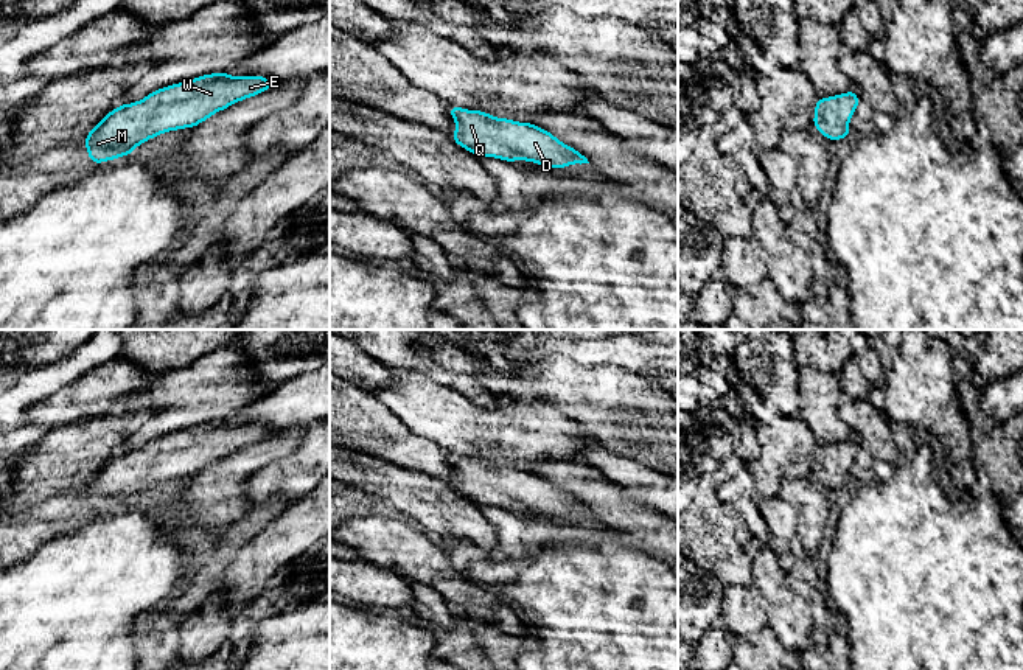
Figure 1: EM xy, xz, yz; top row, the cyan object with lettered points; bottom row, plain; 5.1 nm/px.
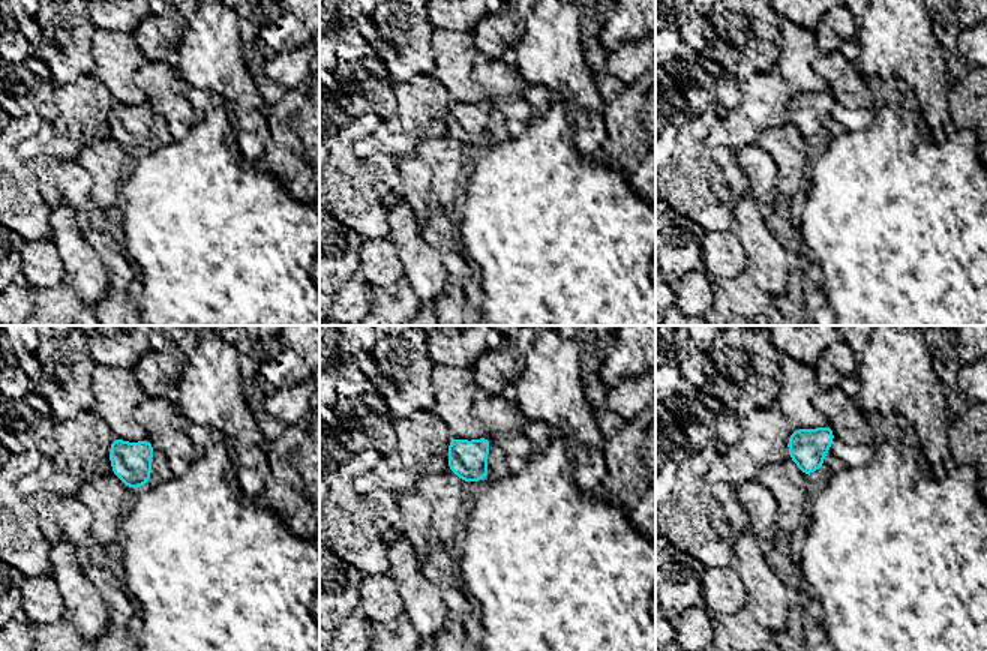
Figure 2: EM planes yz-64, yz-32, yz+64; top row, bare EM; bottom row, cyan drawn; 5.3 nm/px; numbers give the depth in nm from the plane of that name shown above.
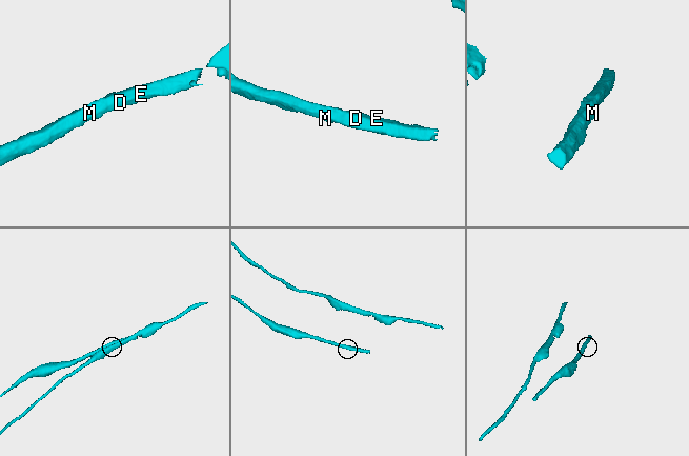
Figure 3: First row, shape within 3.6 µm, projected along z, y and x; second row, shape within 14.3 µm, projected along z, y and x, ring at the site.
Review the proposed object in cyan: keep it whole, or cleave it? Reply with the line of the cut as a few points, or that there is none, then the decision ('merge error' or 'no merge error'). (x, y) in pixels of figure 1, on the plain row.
no cut; no merge error

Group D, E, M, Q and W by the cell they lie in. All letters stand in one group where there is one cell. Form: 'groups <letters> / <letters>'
groups D E M Q W

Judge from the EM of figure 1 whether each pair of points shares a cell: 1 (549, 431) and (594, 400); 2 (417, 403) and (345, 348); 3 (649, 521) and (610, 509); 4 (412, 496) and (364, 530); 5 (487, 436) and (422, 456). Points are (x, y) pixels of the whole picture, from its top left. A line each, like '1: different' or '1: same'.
1: different
2: different
3: same
4: different
5: different

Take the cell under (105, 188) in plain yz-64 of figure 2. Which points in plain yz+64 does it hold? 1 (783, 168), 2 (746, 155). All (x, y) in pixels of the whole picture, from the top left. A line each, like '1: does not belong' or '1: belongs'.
1: belongs
2: does not belong

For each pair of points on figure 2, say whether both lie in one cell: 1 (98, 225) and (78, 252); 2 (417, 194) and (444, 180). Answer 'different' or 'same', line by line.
1: different
2: different

